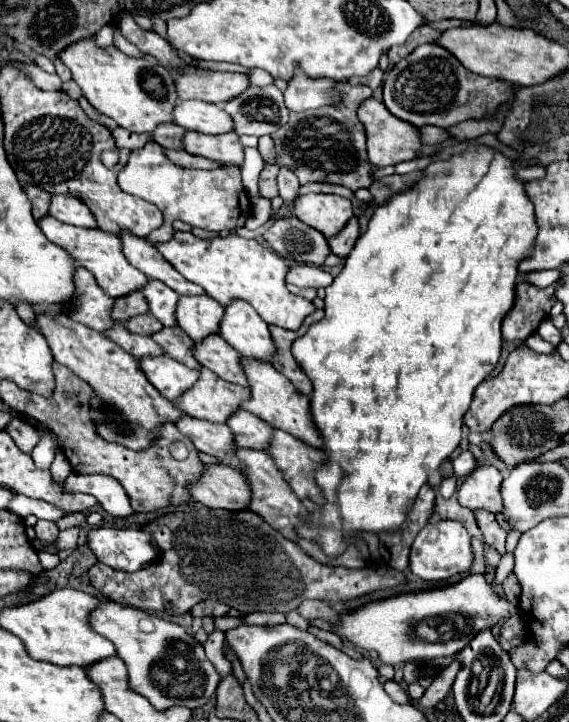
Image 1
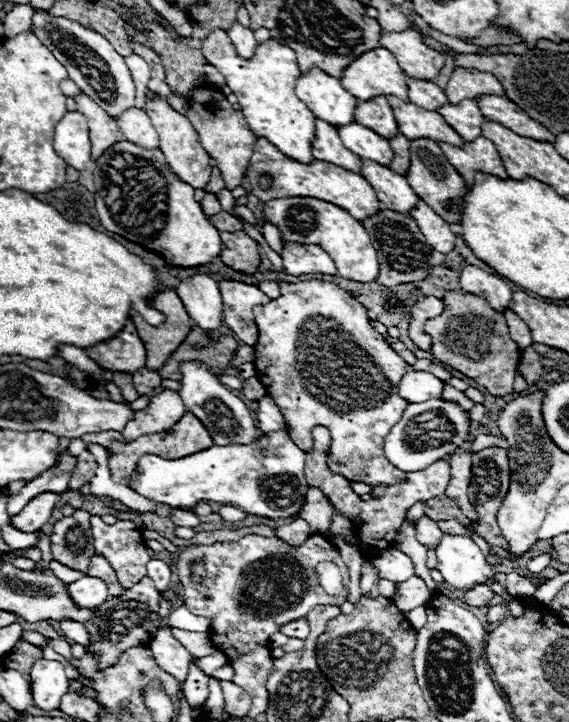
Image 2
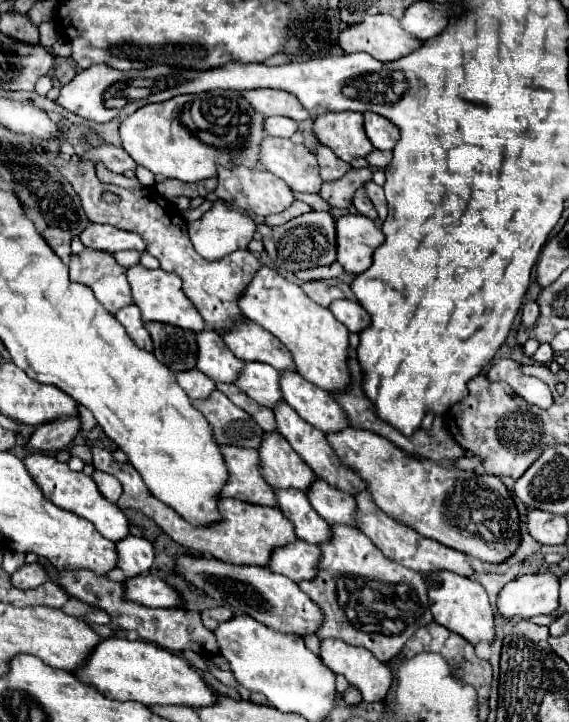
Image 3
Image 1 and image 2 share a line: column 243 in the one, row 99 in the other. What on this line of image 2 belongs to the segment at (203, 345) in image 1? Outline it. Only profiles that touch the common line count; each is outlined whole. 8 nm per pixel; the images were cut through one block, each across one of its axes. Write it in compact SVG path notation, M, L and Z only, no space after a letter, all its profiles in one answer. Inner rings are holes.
M376 96L372 100L360 100L360 104L356 104L354 120L372 128L376 134L384 138L392 138L398 132L394 112L384 96L382 98Z

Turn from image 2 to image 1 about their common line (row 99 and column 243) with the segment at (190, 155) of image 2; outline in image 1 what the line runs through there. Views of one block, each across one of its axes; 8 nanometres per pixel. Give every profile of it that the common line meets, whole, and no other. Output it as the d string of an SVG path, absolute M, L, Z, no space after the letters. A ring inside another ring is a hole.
M188 130L182 138L184 150L190 154L206 156L210 160L222 162L226 166L242 166L244 162L244 148L238 140L236 132L226 132L226 134L202 134Z

